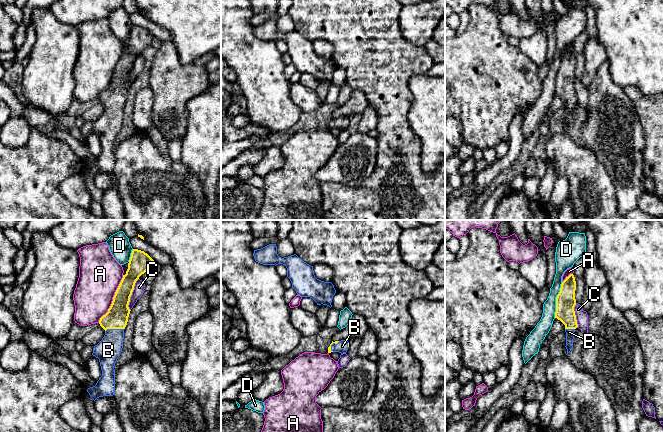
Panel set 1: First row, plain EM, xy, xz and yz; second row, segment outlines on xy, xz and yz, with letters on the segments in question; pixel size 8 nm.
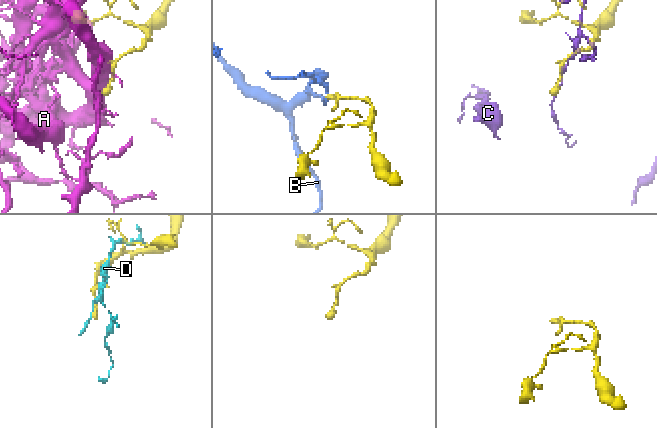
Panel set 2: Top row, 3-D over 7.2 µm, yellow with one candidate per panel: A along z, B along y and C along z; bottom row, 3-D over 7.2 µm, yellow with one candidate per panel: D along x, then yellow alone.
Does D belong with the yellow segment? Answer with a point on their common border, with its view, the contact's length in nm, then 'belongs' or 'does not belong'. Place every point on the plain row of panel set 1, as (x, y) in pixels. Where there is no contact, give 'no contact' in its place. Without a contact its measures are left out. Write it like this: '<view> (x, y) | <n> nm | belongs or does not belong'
yz (556, 76) | 300 nm | does not belong

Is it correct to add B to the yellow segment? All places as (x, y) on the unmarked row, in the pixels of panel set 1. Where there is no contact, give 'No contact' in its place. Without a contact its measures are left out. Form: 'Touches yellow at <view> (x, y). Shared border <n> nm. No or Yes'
Touches yellow at xy (114, 104). Shared border 150 nm. Yes

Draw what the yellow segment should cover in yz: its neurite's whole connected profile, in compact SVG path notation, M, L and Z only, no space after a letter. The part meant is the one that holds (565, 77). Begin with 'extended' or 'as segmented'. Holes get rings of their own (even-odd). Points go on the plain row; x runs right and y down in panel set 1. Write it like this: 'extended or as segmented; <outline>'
extended; M570 50L562 58L560 68L556 73L555 94L565 101L567 130L573 124L575 105L578 103L574 83L576 57L573 50Z

